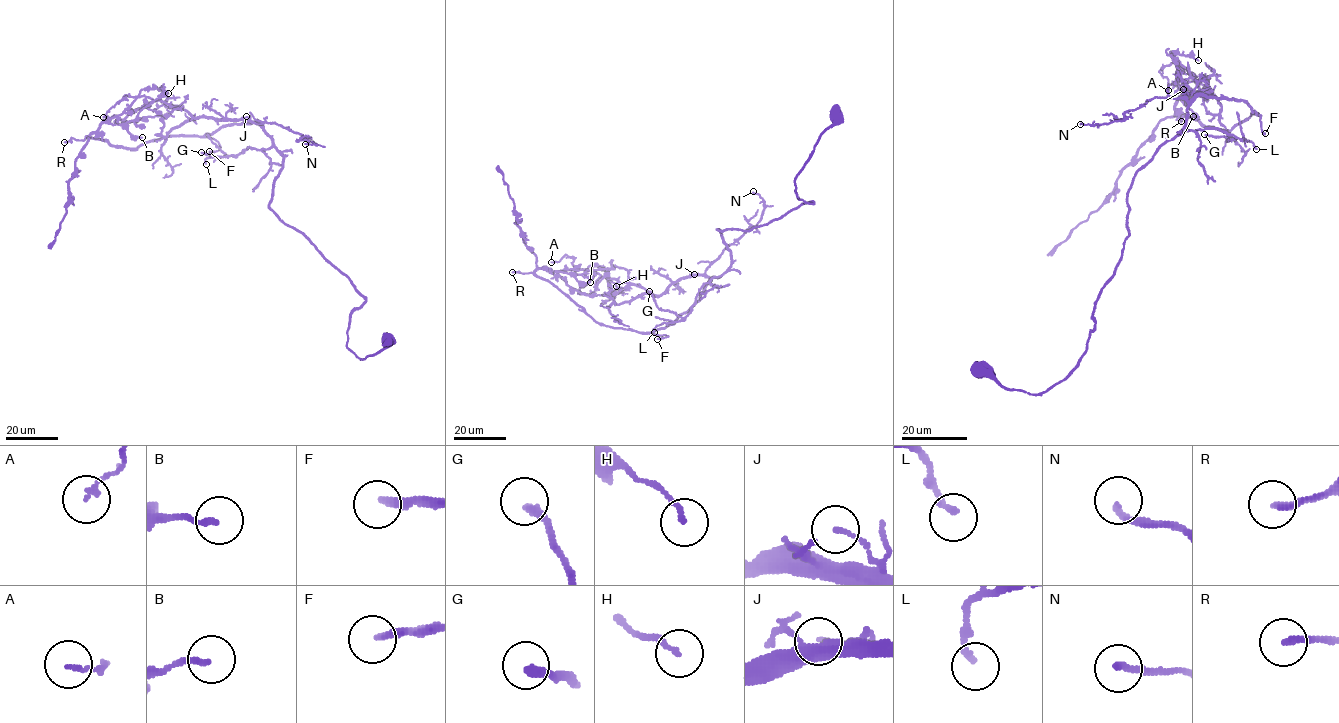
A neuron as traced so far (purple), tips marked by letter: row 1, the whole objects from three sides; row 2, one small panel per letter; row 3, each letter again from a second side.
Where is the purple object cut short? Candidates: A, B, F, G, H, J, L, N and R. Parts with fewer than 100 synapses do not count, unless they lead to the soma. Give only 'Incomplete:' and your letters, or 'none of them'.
Incomplete: none of them

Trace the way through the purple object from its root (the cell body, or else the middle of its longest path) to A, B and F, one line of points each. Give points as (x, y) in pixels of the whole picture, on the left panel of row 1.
A: (387, 340), (363, 359), (346, 346), (365, 299), (270, 208), (283, 156), (258, 124), (145, 96), (103, 117)
B: (387, 340), (346, 346), (365, 299), (270, 208), (283, 156), (258, 124), (161, 93), (125, 124), (142, 137)
F: (387, 340), (346, 346), (365, 299), (270, 208), (283, 156), (263, 127), (226, 124), (209, 151)

